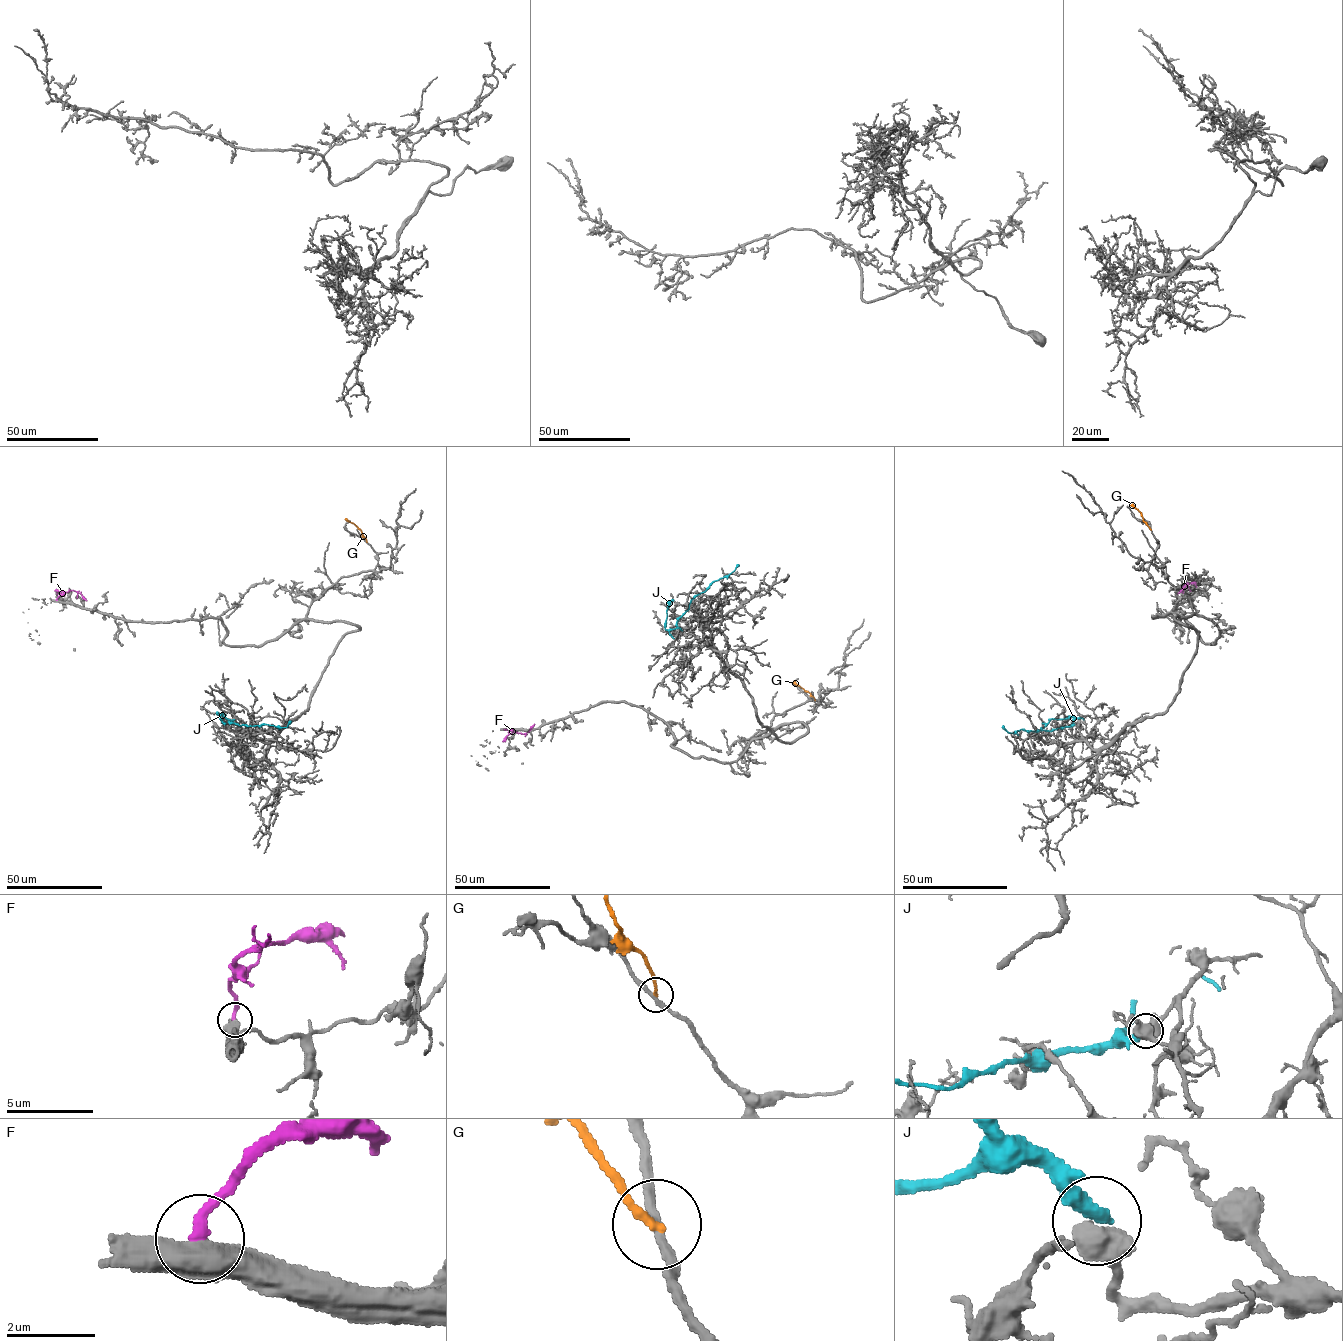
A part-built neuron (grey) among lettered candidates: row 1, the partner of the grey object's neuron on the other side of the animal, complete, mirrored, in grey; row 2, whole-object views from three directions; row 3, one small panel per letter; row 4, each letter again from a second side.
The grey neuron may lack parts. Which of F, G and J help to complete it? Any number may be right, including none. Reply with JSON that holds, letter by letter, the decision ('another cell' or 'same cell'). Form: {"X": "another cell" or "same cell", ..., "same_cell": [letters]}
{"F": "another cell", "G": "another cell", "J": "another cell", "same_cell": []}

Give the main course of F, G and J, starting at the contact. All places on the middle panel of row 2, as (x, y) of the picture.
F: (504, 729), (525, 734), (534, 724)
G: (815, 700), (793, 681)
J: (682, 630), (677, 621), (688, 609), (690, 601), (712, 582), (727, 577), (738, 565)

